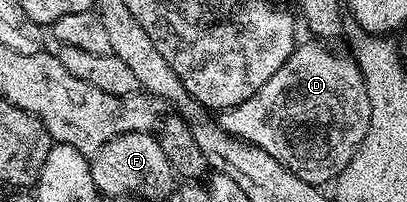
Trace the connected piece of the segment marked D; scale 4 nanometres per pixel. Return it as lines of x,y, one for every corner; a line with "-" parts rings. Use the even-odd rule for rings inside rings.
322,41
309,42
299,42
288,61
284,61
248,101
221,112
220,126
242,142
259,147
268,157
276,157
276,161
280,161
284,169
292,169
300,181
326,185
337,179
348,161
352,161
356,149
360,149
364,133
368,133
368,121
372,121
372,101
368,101
368,85
358,64
349,54
337,55

